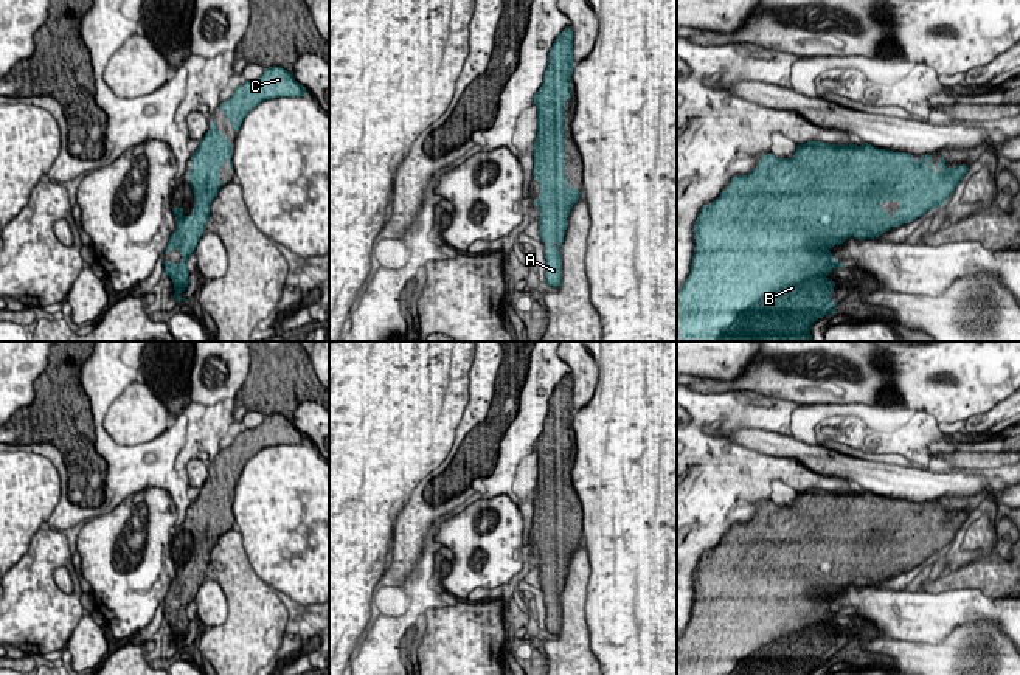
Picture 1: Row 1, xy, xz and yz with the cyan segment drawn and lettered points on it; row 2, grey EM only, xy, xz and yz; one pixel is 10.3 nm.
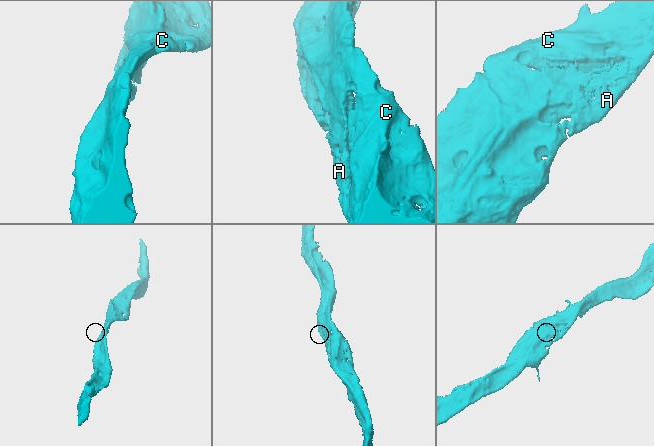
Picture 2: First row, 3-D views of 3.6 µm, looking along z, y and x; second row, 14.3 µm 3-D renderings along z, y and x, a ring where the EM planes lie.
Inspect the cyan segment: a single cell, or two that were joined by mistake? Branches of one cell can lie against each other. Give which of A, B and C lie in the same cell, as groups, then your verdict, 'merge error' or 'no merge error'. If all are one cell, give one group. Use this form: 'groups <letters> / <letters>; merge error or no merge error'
groups A B C; no merge error

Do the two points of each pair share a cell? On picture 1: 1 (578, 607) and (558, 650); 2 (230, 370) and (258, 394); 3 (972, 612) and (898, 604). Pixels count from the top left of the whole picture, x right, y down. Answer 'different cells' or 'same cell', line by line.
1: same cell
2: different cells
3: same cell

